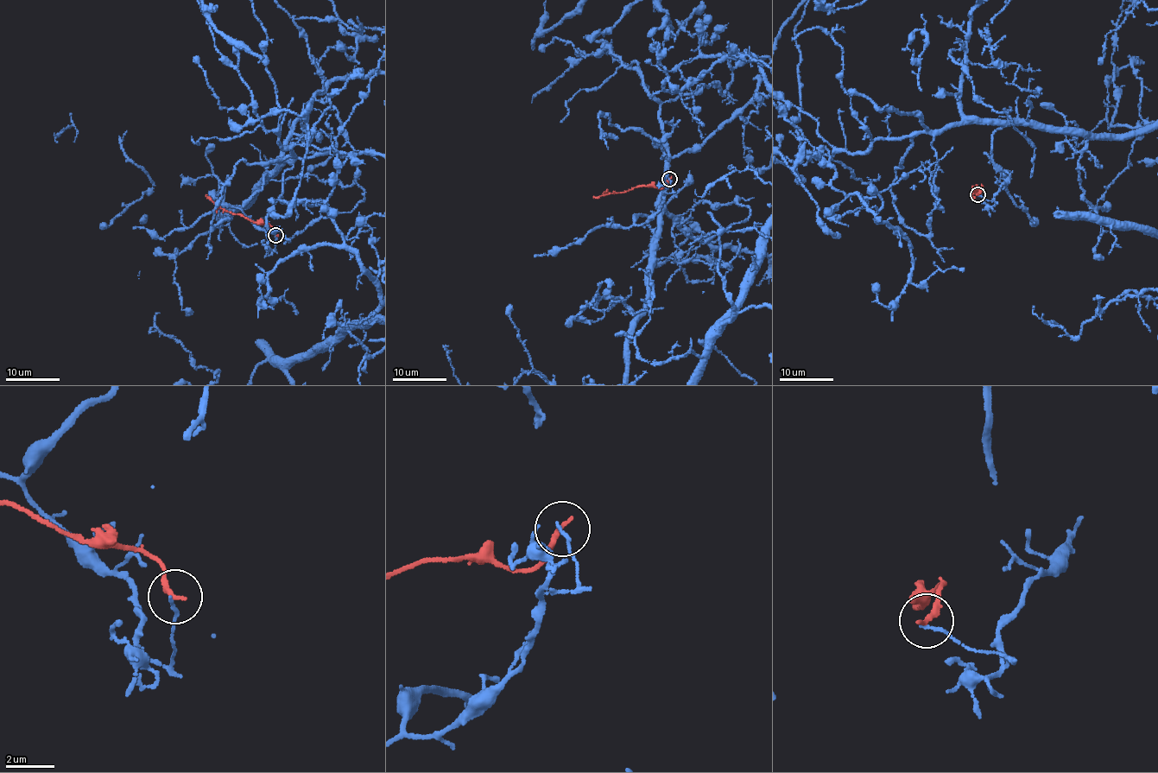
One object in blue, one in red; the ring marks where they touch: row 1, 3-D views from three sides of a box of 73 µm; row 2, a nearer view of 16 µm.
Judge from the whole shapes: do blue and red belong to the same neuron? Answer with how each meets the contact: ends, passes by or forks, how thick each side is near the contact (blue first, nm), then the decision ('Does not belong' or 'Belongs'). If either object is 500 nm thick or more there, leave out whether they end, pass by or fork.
At the ring blue ends. At the ring red ends. Thickness 110 nm (blue) against 240 nm. Does not belong

